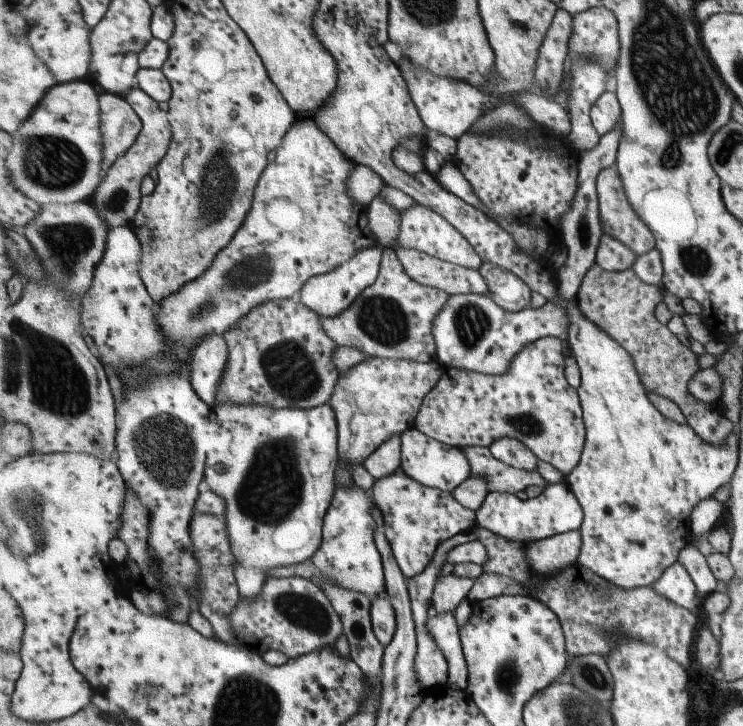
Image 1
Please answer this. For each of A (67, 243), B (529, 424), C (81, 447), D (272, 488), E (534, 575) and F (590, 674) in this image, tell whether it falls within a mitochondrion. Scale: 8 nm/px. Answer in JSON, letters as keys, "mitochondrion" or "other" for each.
{"A":"mitochondrion","B":"mitochondrion","C":"other","D":"mitochondrion","E":"other","F":"mitochondrion"}

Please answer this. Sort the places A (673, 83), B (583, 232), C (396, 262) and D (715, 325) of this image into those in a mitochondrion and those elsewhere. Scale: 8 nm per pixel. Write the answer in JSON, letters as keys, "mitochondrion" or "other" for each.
{"A":"mitochondrion","B":"other","C":"other","D":"other"}

